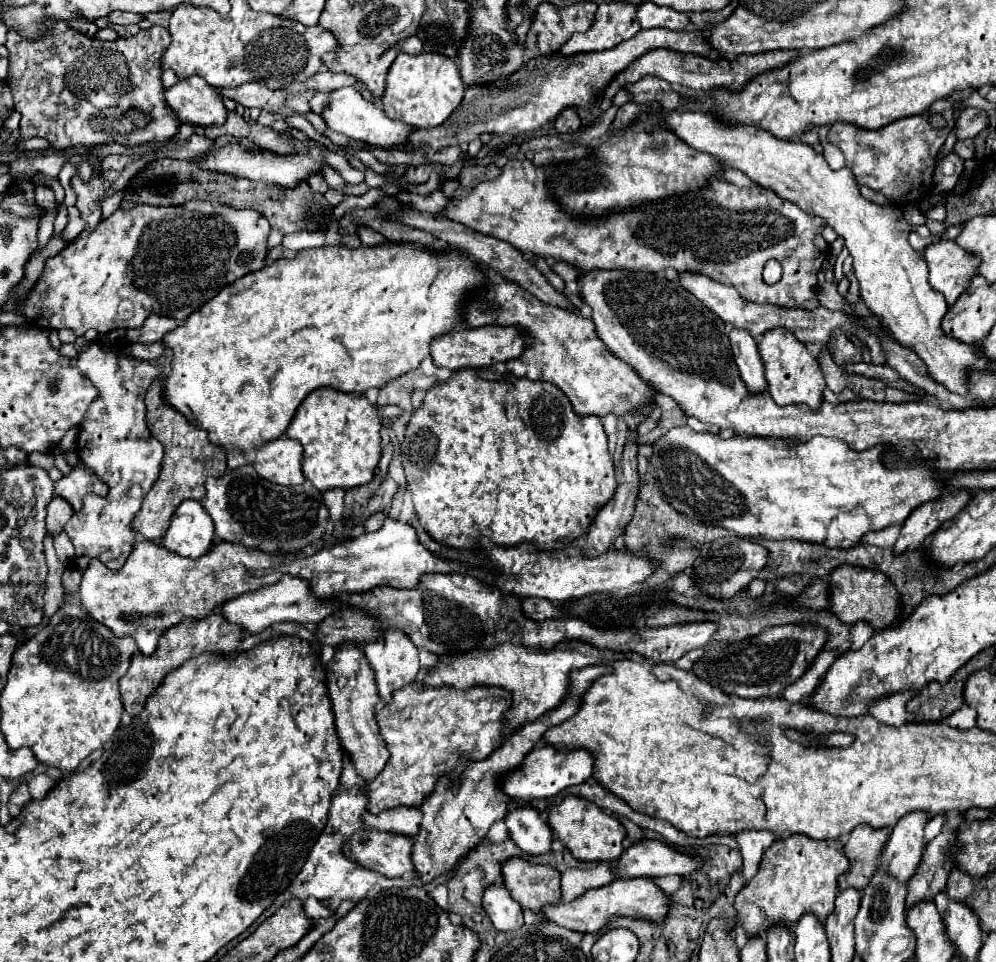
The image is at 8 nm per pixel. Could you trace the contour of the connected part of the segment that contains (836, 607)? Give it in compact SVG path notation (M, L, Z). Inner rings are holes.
M840 565L830 573L828 581L830 581L830 607L840 621L848 625L864 621L874 629L886 629L898 619L902 599L898 589L892 585L892 581L888 581L888 577L884 577L884 573L856 565Z

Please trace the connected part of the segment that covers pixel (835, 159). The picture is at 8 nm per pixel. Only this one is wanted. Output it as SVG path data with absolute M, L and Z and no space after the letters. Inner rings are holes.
M820 127L818 129L818 137L823 145L823 155L833 170L841 169L845 166L845 158L838 147L831 145L827 140L828 127Z

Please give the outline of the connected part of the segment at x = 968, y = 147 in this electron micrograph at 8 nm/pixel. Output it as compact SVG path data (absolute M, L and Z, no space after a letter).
M958 140L954 145L953 152L964 160L972 159L974 157L974 144L965 141L962 143L962 140Z

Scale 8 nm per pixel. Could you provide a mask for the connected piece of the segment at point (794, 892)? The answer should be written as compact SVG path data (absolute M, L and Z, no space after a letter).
M790 835L774 841L772 847L766 849L754 879L736 897L738 925L744 927L746 935L758 935L776 923L794 925L806 911L826 921L838 895L836 881L840 873L848 871L848 857L844 857L842 849L844 843L840 839L814 841L804 835Z

